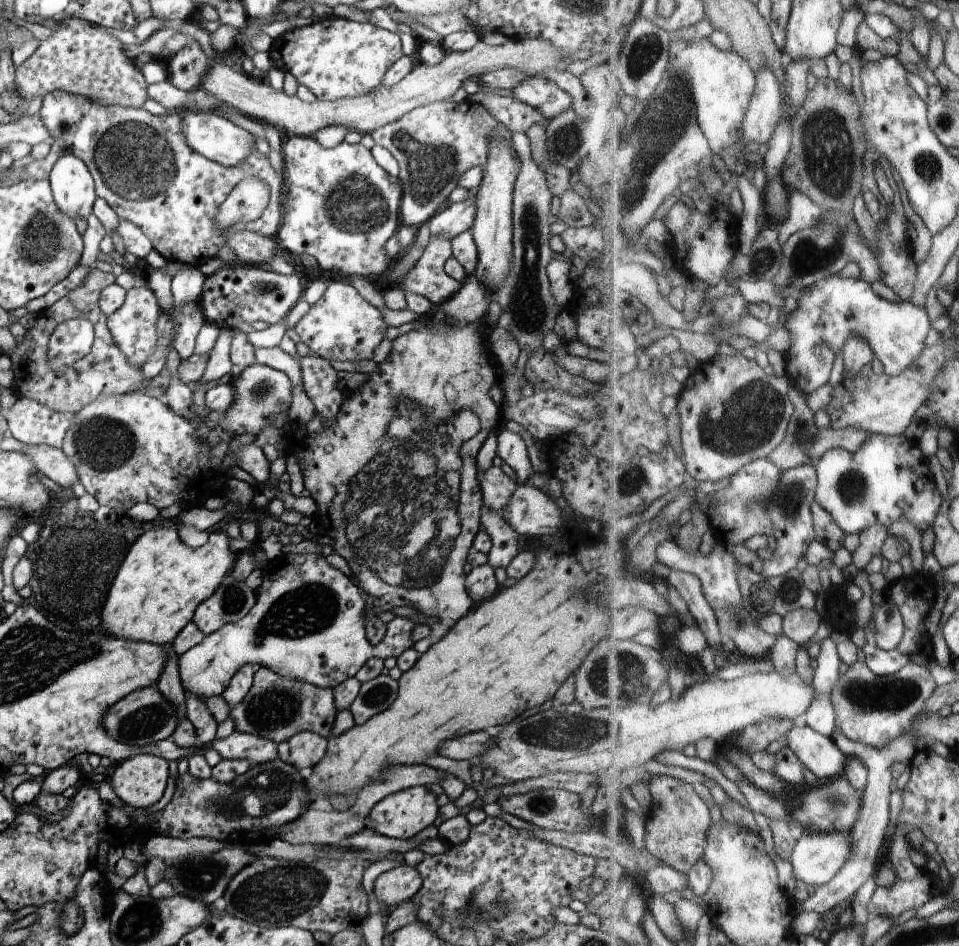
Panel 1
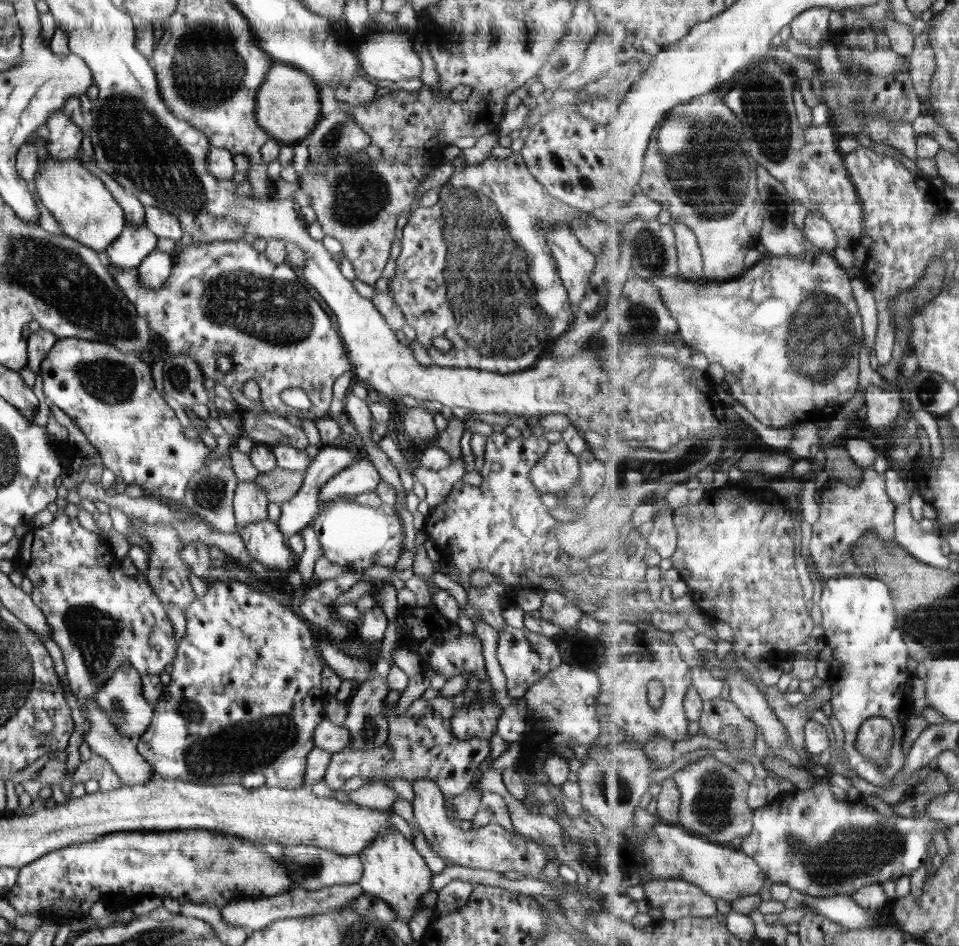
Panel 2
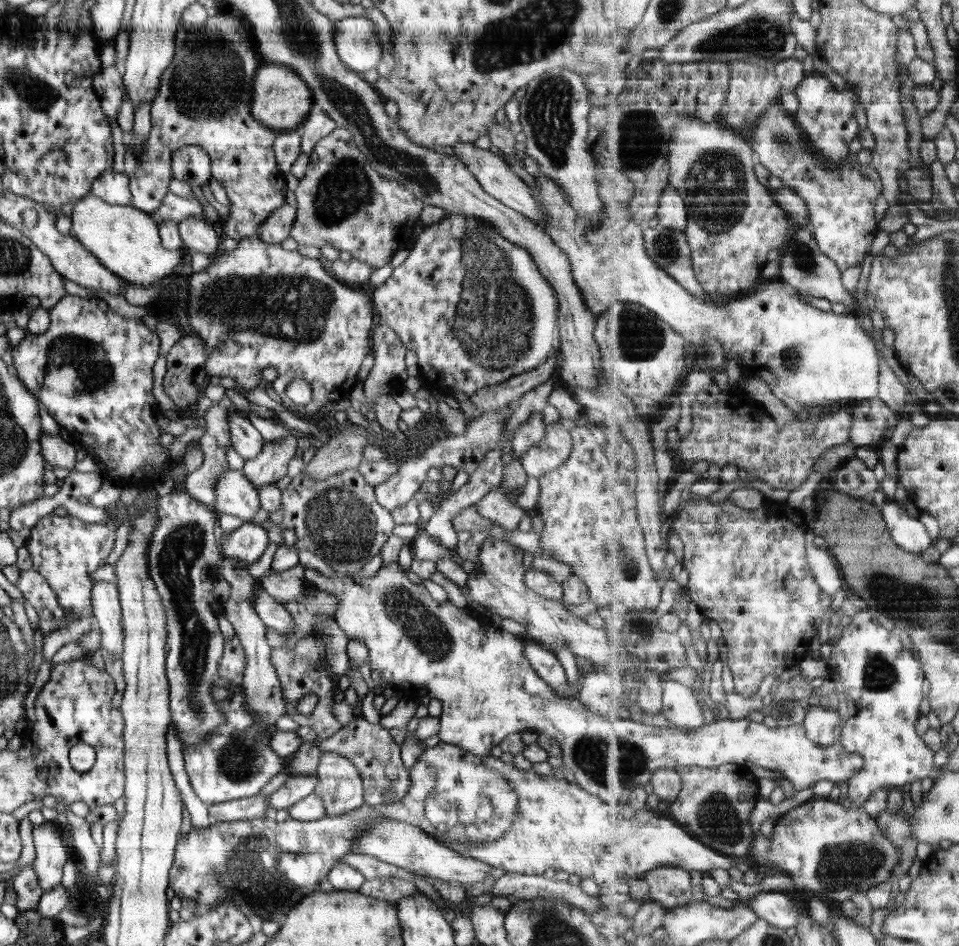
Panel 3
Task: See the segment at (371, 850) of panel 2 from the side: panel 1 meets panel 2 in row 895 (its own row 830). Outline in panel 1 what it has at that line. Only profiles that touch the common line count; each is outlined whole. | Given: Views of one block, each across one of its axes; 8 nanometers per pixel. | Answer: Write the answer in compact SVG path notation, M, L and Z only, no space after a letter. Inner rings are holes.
M423 785L396 792L380 800L371 809L367 818L370 819L370 830L378 835L398 841L408 841L418 833L426 830L428 826L432 826L438 816L439 806L438 802L436 802L435 788L427 788Z

